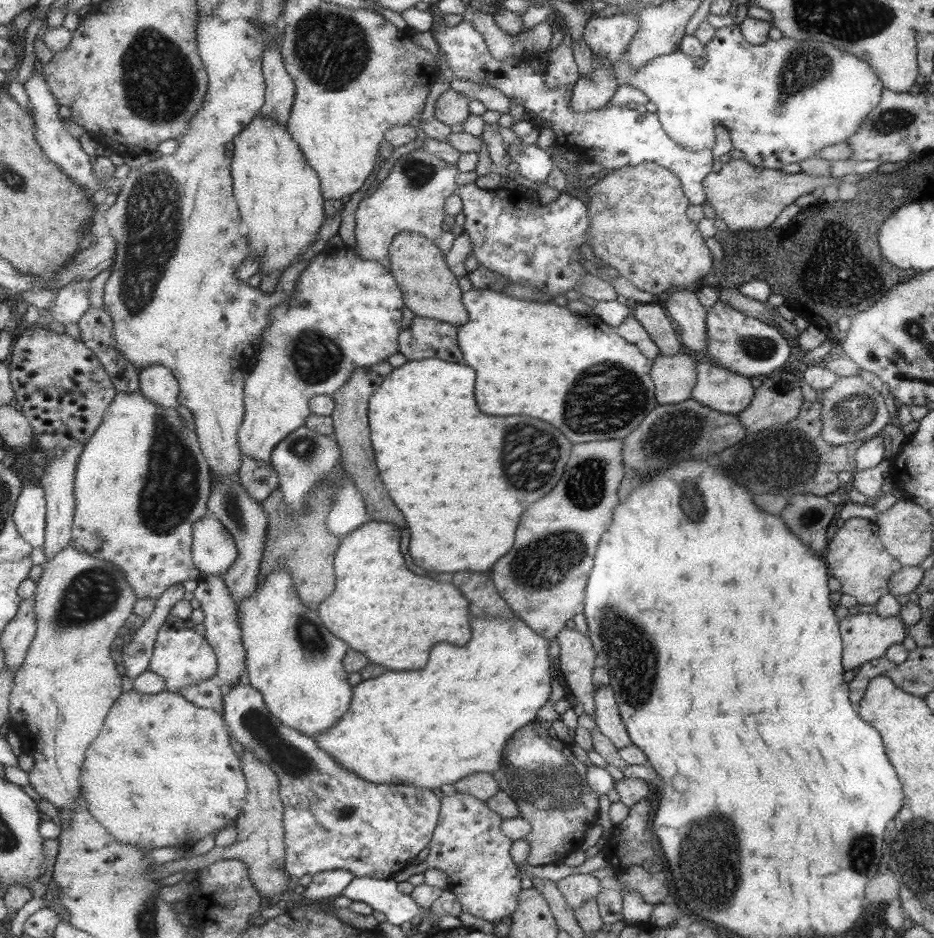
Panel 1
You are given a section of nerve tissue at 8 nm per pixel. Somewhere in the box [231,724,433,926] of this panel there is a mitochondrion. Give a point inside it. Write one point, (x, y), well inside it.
(346, 810)

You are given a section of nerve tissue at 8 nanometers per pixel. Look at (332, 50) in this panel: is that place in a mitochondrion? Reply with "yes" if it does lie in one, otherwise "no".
yes

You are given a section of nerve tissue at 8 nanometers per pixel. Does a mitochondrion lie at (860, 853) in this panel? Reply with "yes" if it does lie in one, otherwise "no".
yes

